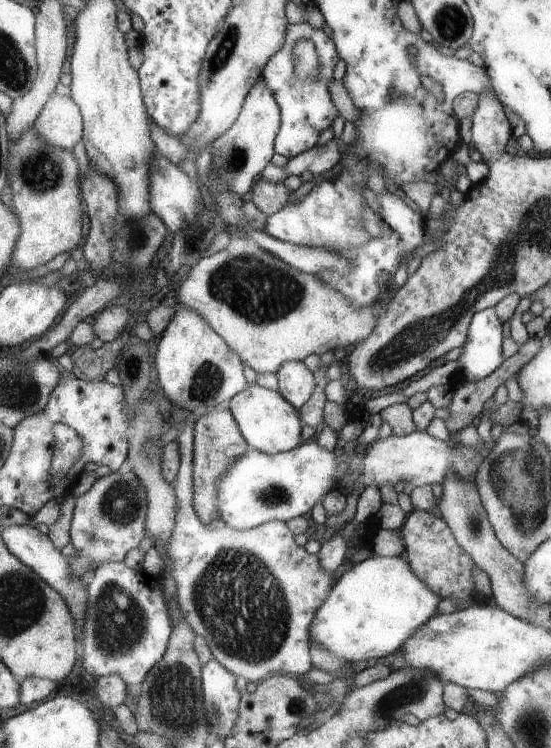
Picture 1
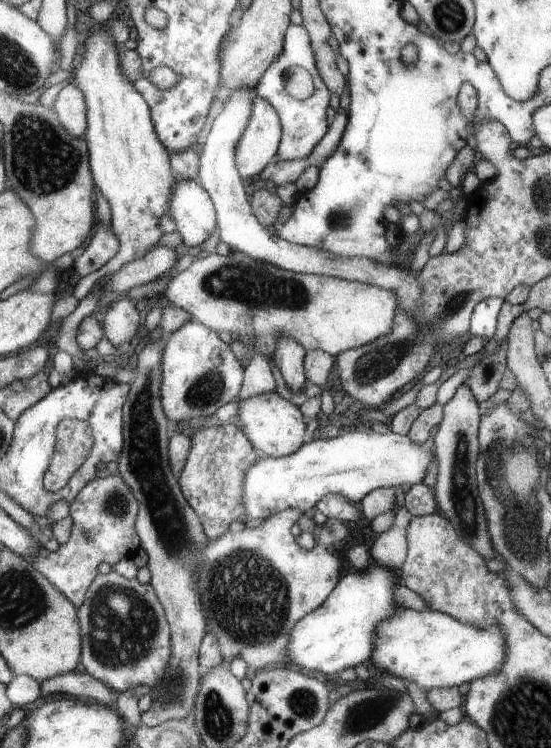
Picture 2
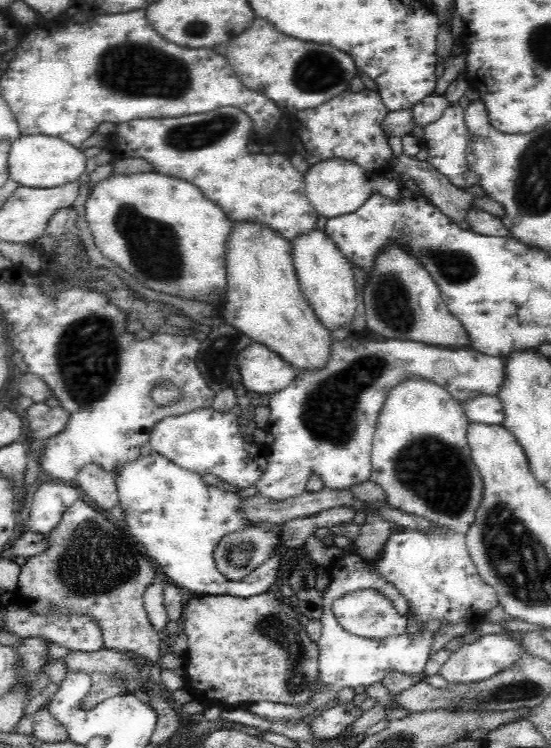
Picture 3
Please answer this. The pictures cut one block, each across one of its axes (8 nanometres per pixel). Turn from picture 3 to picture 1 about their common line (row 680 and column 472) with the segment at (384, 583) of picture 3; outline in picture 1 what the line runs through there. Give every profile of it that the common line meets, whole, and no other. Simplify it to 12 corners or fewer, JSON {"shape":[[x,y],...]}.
{"shape":[[473,316],[455,388],[485,380],[501,364],[501,318]]}

